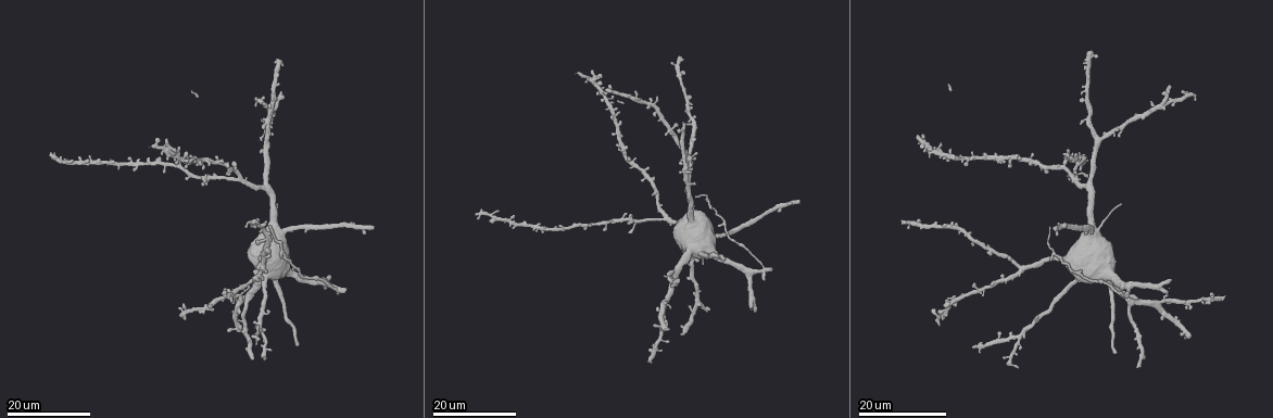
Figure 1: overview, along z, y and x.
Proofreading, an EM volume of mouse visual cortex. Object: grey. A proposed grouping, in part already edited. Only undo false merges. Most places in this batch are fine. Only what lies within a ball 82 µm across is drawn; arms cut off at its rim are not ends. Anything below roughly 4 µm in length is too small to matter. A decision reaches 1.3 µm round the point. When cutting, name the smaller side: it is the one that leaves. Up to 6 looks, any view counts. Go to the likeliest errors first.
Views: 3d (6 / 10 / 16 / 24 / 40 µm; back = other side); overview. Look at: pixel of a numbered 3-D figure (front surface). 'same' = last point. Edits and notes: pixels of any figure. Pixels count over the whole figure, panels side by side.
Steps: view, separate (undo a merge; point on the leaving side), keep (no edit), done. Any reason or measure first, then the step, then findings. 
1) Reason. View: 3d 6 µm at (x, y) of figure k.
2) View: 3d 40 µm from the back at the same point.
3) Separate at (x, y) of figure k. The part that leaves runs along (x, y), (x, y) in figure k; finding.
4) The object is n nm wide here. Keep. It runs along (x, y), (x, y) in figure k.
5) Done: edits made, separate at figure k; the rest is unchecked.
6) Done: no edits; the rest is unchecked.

Four arms meet. View: 3d 16 µm at (1163, 106) of figure 1.

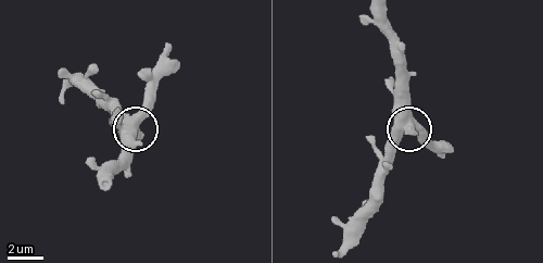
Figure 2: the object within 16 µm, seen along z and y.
View: 3d 10 µm at the same point.

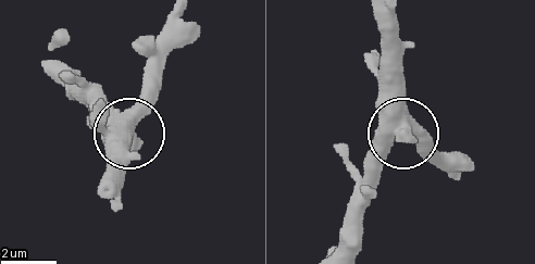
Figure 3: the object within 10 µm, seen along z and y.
The side arm is 5 µm long. Keep. Continuous, no second neuron.

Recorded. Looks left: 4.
View: 3d 16 µm at (1133, 286) of figure 1.

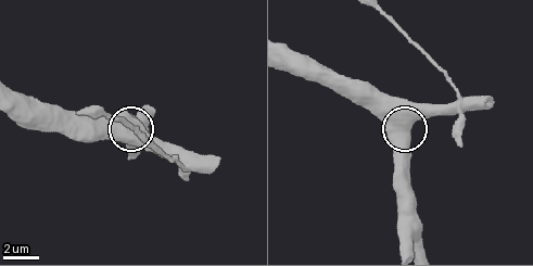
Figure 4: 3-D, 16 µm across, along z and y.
Closer look. View: 3d 10 µm at (408, 130) of figure 4.

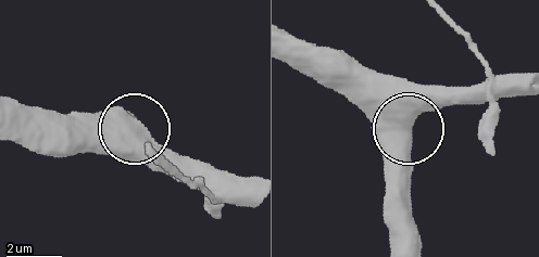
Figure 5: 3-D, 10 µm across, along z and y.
Keep. One neuron here.

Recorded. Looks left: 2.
Four-way junction. View: 3d 16 µm at (939, 150) of figure 1.

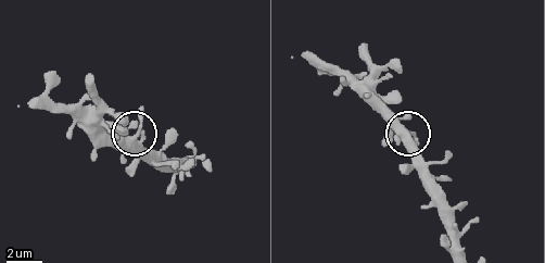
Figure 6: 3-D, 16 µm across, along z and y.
Zoom in. View: 3d 10 µm at (130, 141) of figure 6.

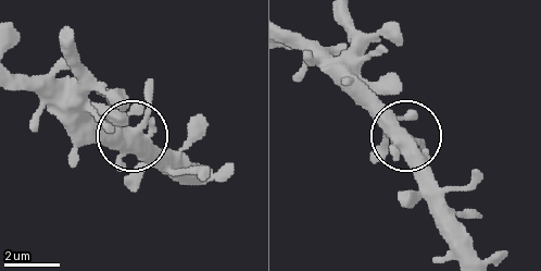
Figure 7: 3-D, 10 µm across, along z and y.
The side arm is 9 µm long. Keep. All the same neuron.

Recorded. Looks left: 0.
Done: no edits; the rest is unchecked.

